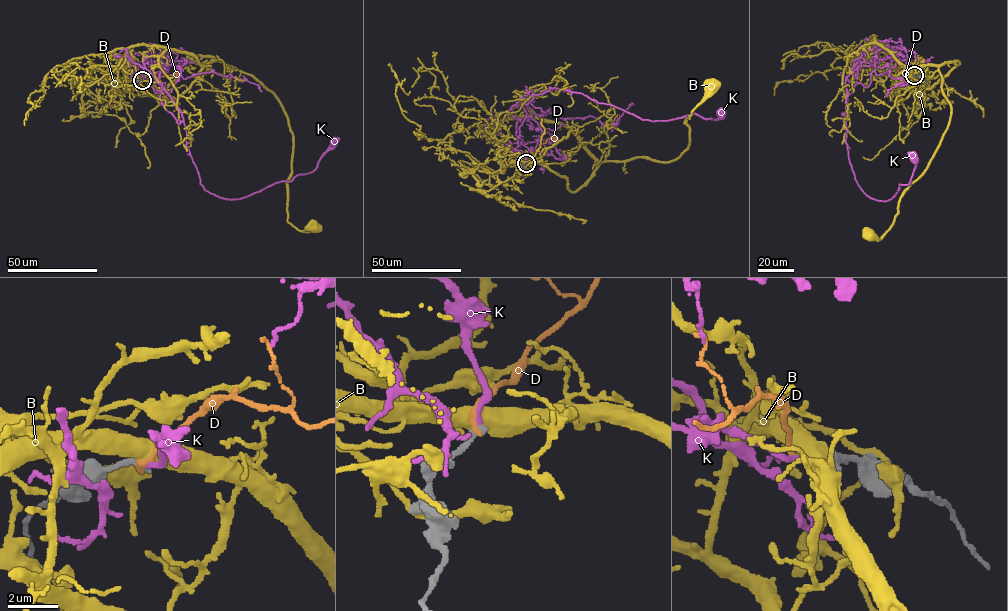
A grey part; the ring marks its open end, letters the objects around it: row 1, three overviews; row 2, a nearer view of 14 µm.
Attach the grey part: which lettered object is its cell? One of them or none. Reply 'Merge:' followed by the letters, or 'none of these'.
Merge: K

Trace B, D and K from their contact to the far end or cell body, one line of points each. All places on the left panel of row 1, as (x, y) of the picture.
B: (142, 79), (165, 89), (193, 56), (251, 74), (274, 95), (292, 134), (287, 220), (299, 230), (313, 224)
D: (142, 80), (148, 75), (160, 77), (179, 73), (177, 75)
K: (142, 80), (143, 61), (184, 124), (200, 183), (225, 198), (312, 172), (335, 141)

